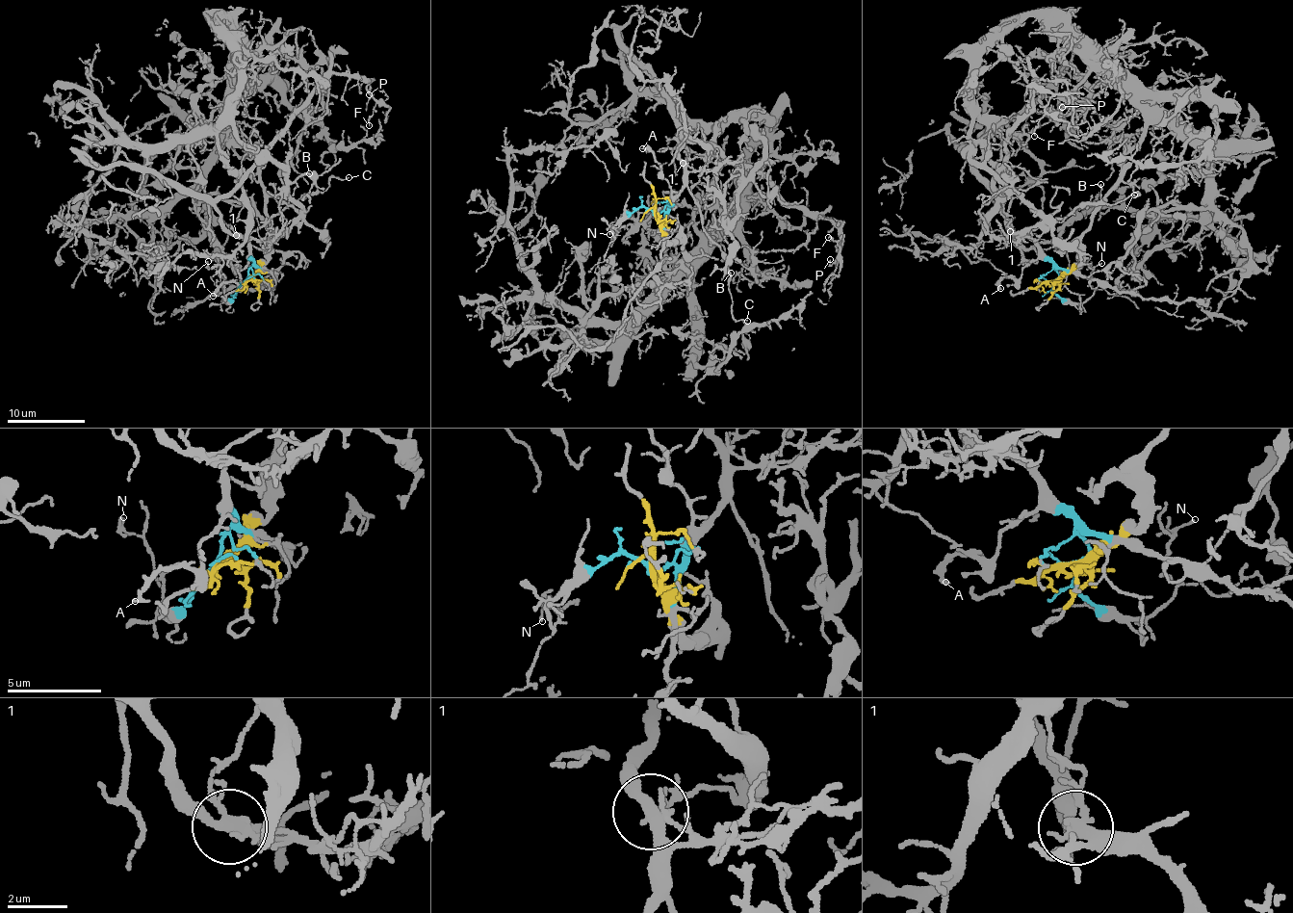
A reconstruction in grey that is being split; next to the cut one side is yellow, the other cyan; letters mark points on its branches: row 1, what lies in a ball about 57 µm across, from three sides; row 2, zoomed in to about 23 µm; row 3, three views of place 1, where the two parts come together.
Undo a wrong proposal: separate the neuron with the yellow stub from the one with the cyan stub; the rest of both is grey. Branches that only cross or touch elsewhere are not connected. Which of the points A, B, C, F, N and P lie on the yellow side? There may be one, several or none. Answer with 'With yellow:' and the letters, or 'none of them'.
With yellow: none of them

